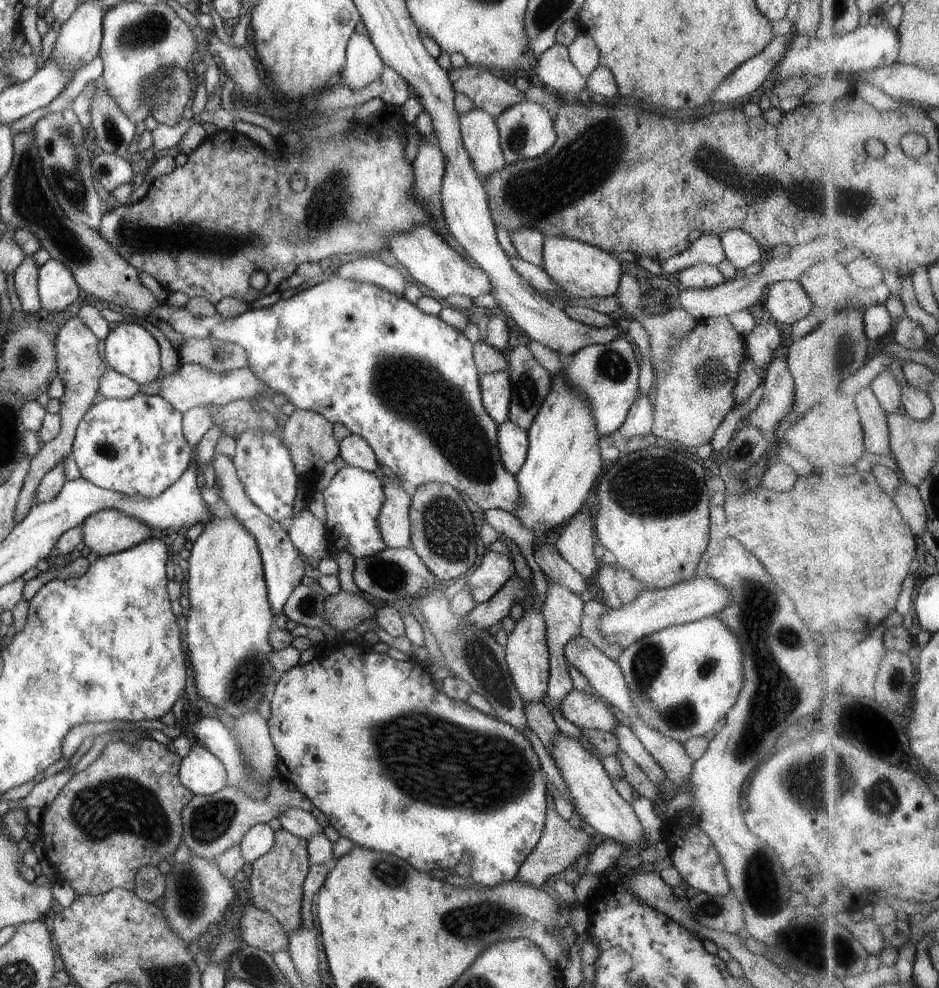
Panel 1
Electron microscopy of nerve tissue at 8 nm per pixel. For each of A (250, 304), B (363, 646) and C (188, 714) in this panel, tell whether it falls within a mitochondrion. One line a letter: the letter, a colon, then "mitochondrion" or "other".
A: other
B: other
C: other

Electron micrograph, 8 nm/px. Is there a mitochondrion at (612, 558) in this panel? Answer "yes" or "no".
no

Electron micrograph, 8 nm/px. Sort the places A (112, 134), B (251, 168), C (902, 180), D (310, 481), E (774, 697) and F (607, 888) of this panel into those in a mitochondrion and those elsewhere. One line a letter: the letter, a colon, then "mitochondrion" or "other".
A: mitochondrion
B: other
C: other
D: other
E: mitochondrion
F: other

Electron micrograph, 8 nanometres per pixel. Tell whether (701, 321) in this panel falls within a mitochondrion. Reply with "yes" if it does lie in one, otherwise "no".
no

